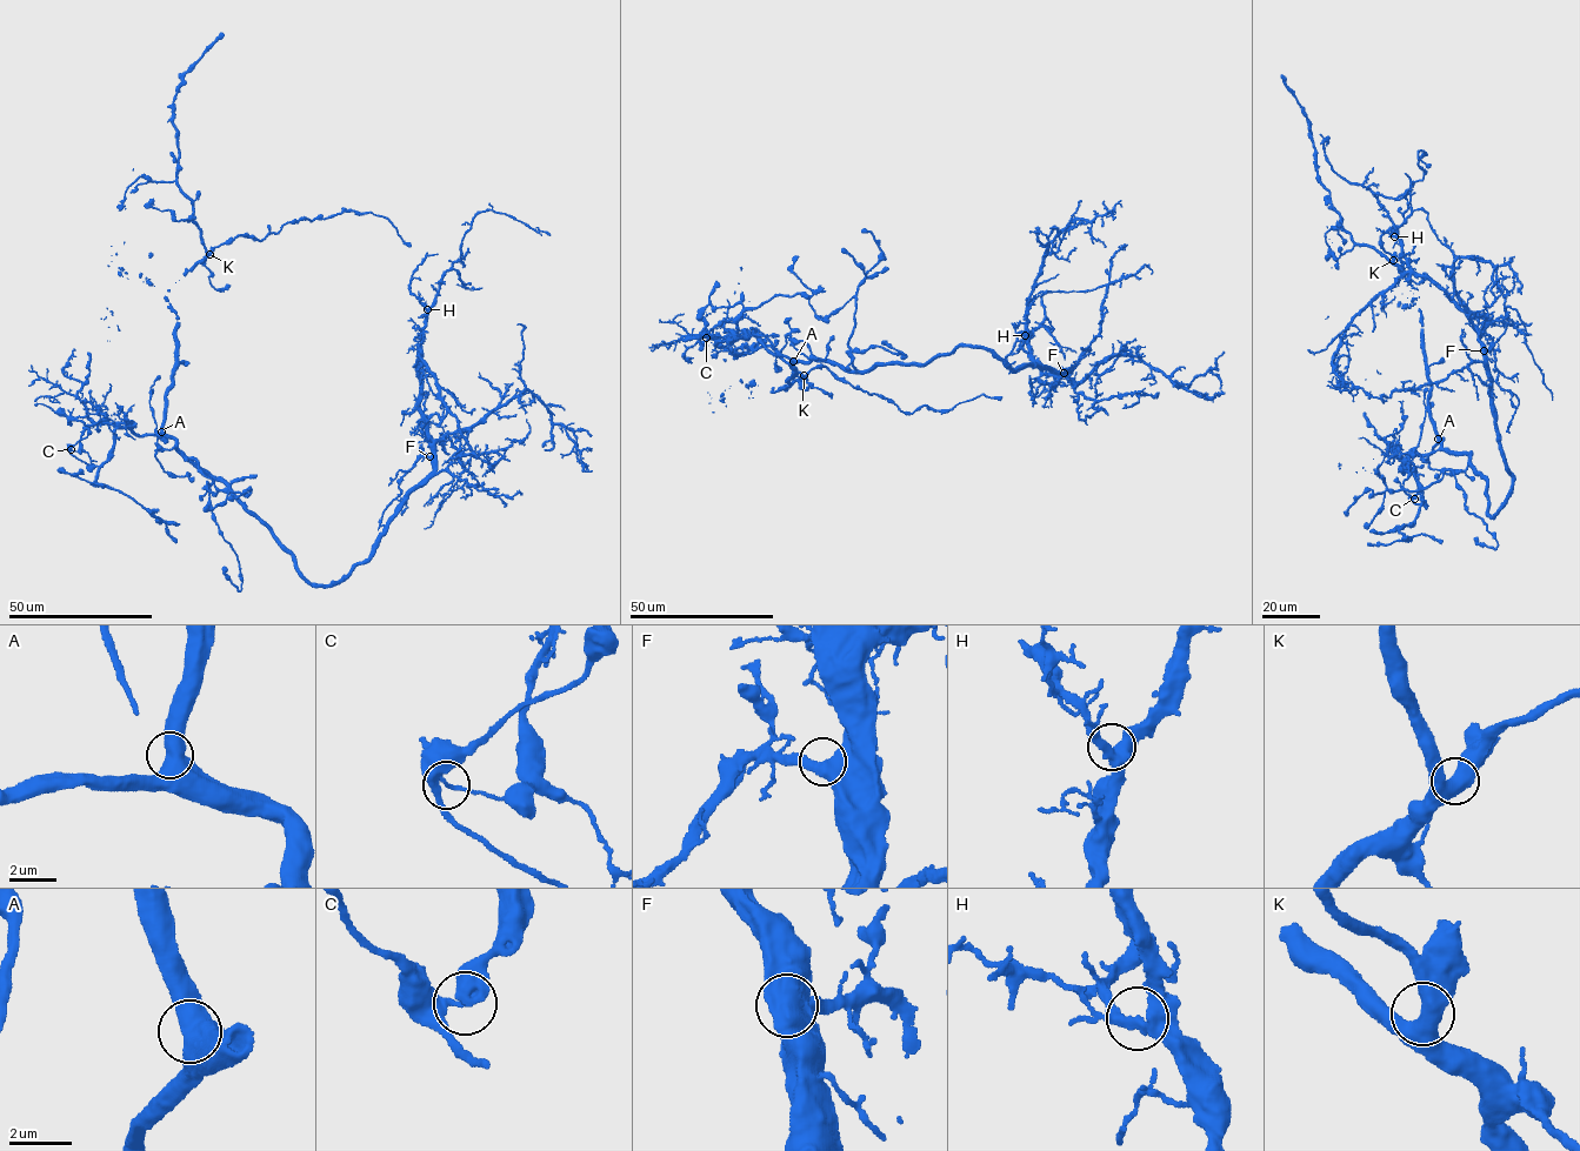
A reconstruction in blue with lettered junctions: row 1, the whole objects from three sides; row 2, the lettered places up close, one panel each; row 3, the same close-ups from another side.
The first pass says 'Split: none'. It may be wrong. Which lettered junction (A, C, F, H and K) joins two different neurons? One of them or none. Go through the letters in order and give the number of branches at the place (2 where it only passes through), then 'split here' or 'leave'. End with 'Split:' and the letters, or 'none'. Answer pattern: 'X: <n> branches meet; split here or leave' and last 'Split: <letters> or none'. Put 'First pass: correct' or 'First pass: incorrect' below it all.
A: 2 branches meet; leave
C: 2 branches meet; split here
F: 2 branches meet; leave
H: 2 branches meet; leave
K: 2 branches meet; leave
Split: C
First pass: incorrect

